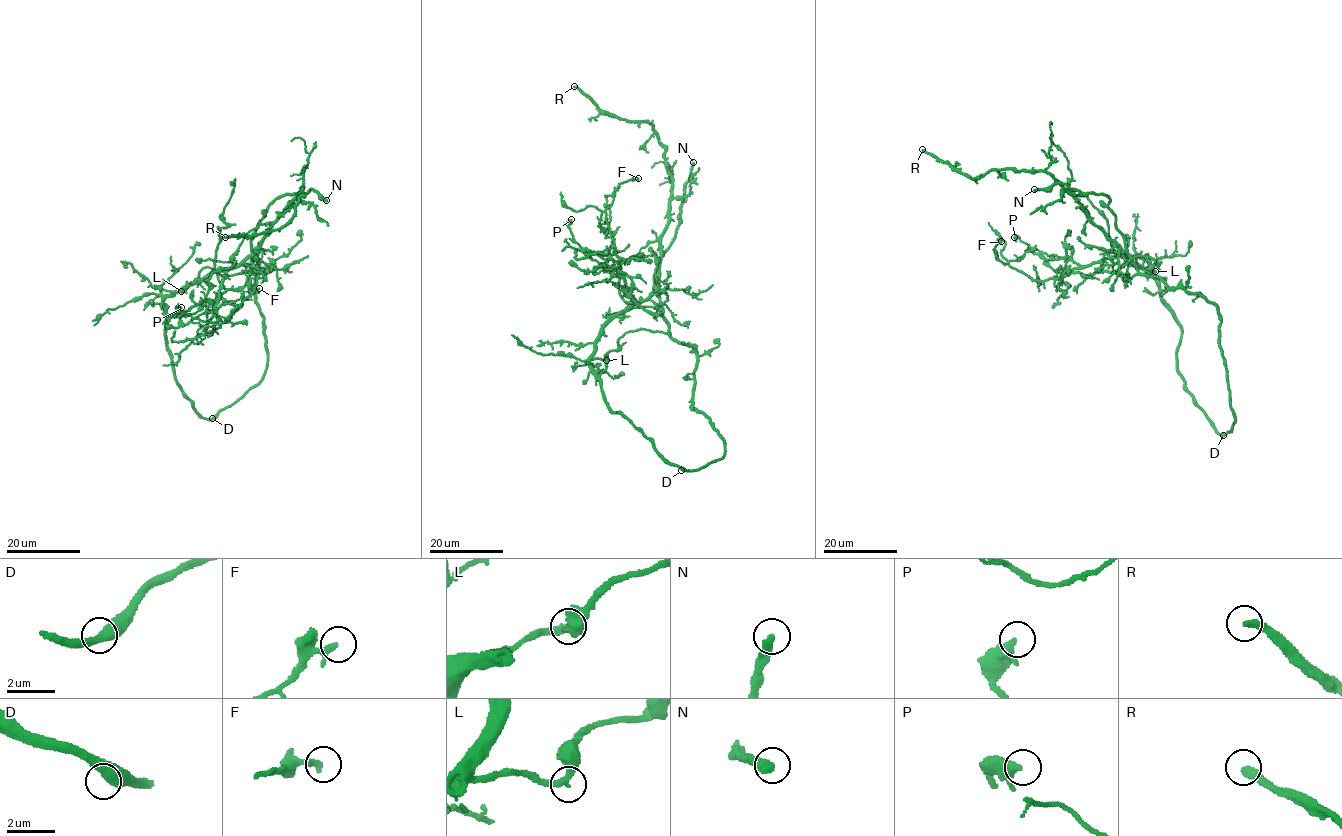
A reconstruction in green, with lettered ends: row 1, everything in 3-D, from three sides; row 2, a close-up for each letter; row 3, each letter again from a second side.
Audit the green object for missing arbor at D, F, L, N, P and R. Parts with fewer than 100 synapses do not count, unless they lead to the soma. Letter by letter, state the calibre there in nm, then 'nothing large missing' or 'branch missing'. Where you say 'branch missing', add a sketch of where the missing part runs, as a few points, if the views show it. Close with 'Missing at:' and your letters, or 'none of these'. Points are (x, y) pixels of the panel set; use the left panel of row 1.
D: 460 nm thick; nothing large missing
F: 280 nm thick; nothing large missing
L: 320 nm thick; nothing large missing
N: 360 nm thick; branch missing; missing branch runs (326, 200), (318, 203), (308, 198), (273, 216), (230, 231), (197, 212), (209, 198)
P: 300 nm thick; nothing large missing
R: 300 nm thick; branch missing; missing branch runs (225, 237), (215, 241), (177, 240), (120, 212), (118, 206), (84, 168), (85, 143), (96, 129), (100, 131)
Missing at: N, R

